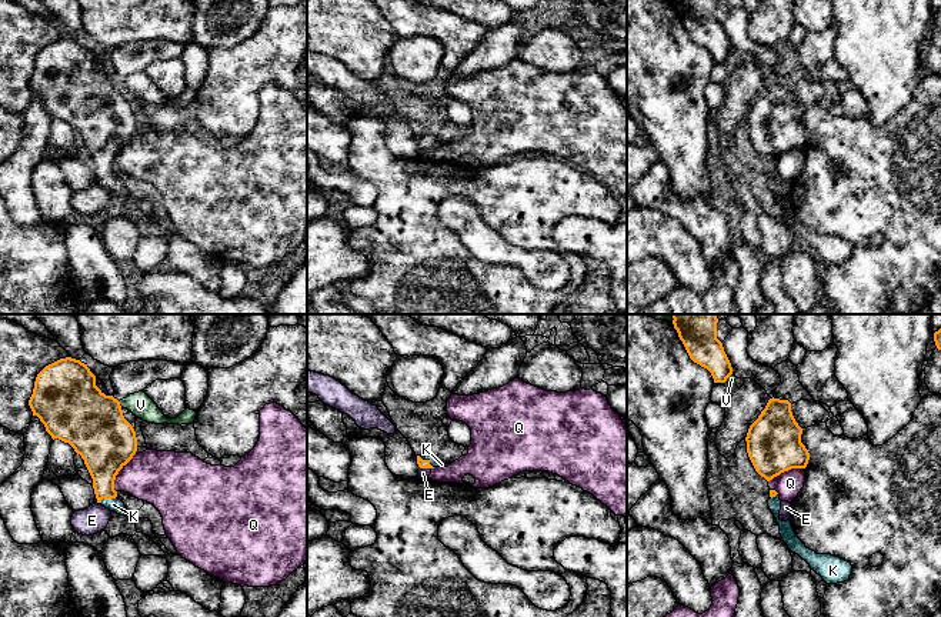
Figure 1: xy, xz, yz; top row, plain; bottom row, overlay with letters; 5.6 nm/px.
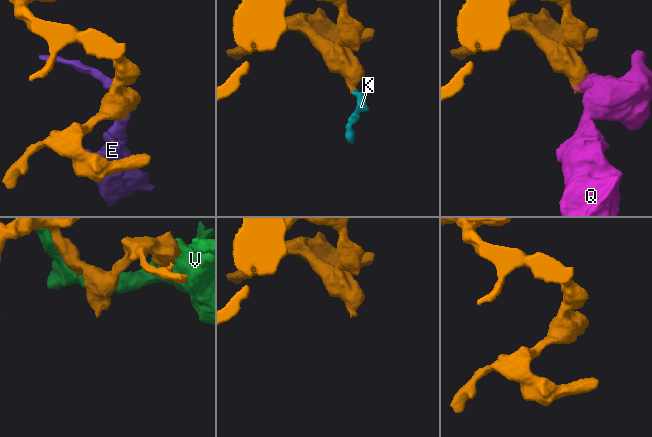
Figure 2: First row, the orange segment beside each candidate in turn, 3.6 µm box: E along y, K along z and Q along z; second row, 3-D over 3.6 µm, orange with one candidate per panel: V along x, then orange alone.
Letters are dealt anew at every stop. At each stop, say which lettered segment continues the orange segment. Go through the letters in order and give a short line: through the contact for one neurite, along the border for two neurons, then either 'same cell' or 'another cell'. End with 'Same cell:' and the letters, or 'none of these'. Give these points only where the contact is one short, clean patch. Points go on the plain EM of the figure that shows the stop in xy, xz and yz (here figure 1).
E: line xz (420, 147), (430, 149); another cell
K: line xy (104, 133), (107, 177), (113, 184); same cell
Q: line xy (134, 133), (116, 156), (116, 172); another cell
V: another cell
Same cell: K

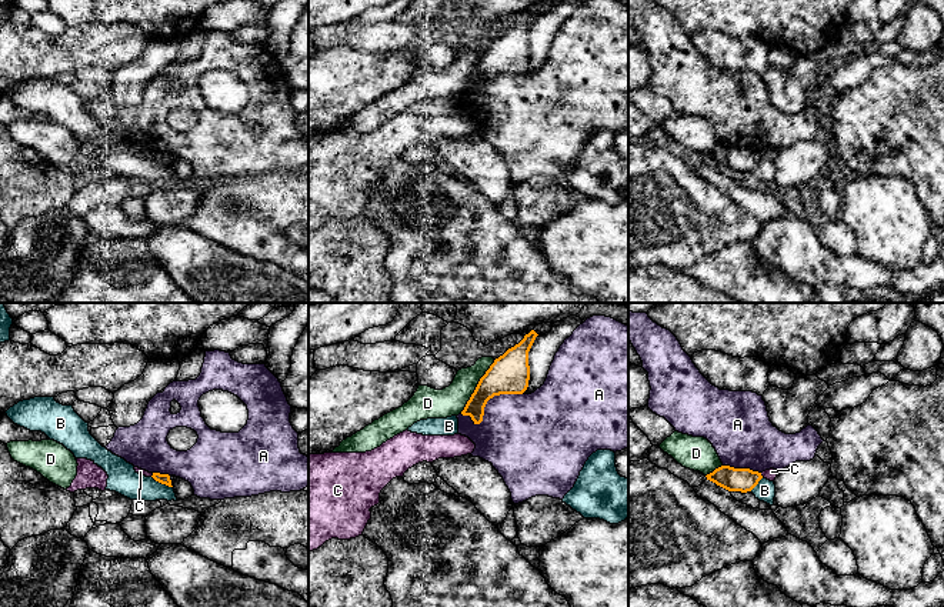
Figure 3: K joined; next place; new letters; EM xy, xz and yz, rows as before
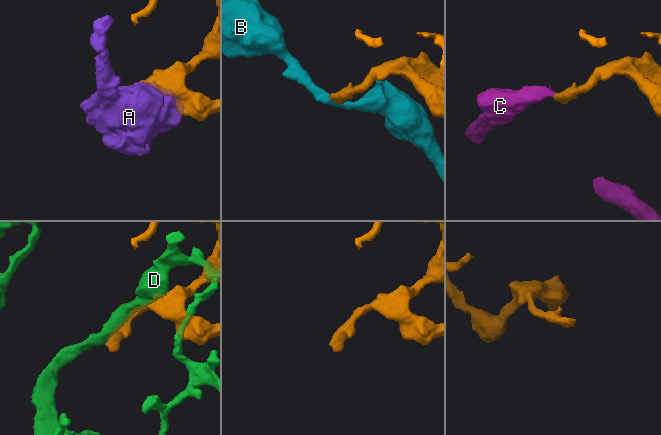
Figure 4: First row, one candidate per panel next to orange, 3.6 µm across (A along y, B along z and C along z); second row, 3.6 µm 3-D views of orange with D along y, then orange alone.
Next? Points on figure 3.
A: another cell
B: line xy (152, 156), (172, 167); another cell
C: line yz (760, 153), (763, 156); another cell
D: another cell
Same cell: none of these

